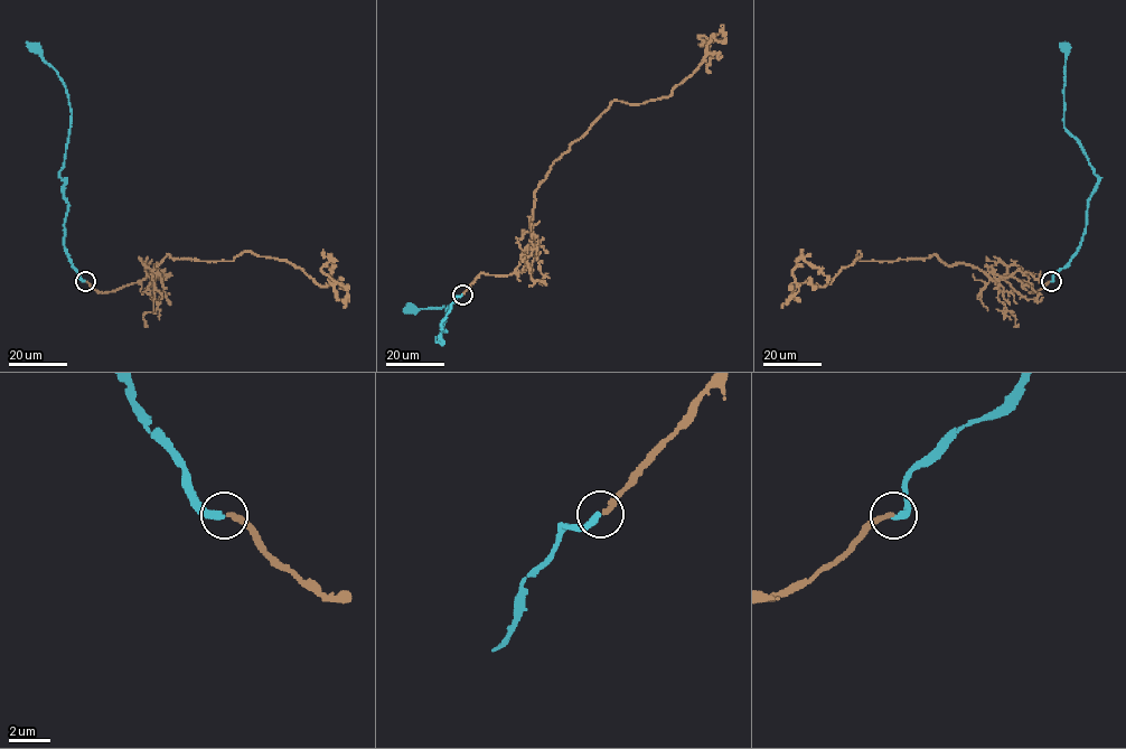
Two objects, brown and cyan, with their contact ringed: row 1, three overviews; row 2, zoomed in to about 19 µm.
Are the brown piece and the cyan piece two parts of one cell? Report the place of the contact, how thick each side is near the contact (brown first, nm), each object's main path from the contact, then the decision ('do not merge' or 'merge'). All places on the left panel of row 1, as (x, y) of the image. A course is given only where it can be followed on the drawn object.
(85, 281) | 240/240 nm | brown via (85, 281), (116, 290), (168, 254), (250, 251), (321, 287), (330, 258), (330, 283) | cyan via (85, 281), (64, 245), (68, 202), (58, 174), (71, 121), (68, 96), (58, 73), (35, 47) | merge

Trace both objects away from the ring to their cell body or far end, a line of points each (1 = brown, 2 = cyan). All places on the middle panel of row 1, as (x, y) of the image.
1: (462, 295), (519, 264), (535, 189), (612, 101), (668, 96), (707, 54), (712, 39), (698, 36), (707, 72)
2: (462, 295), (441, 322), (446, 331), (440, 335), (441, 342), (435, 339), (448, 307), (412, 307)

